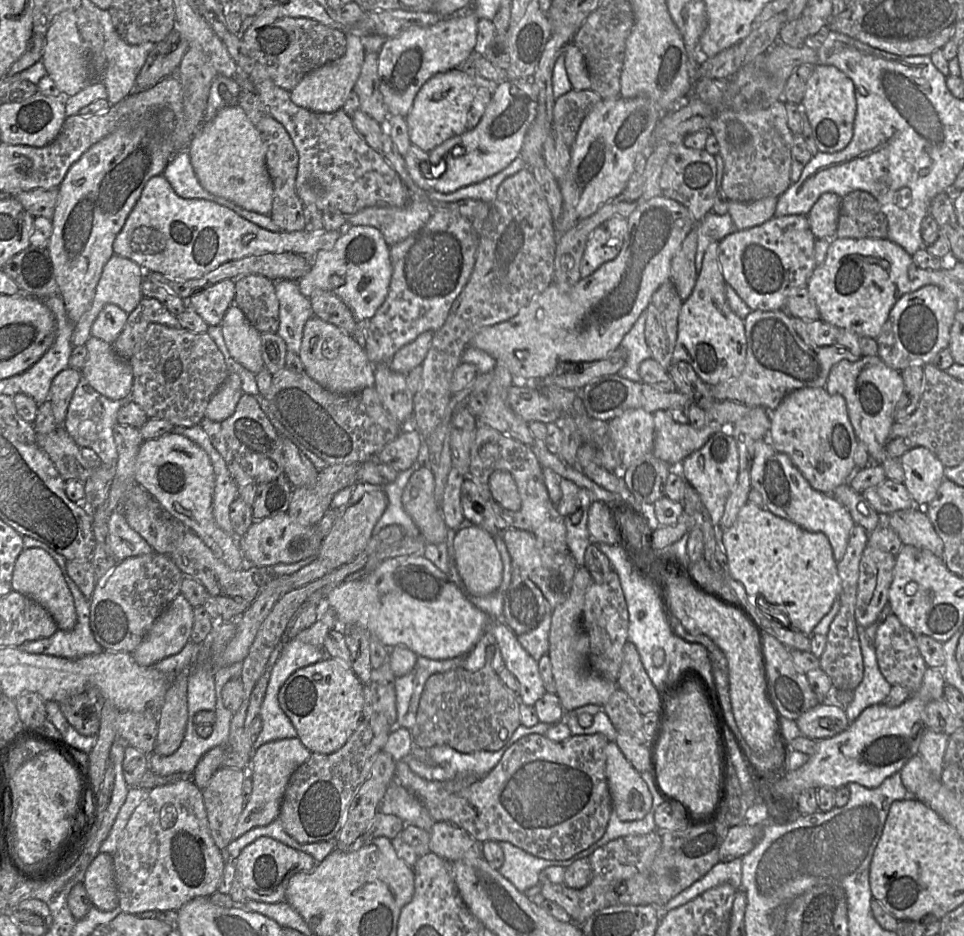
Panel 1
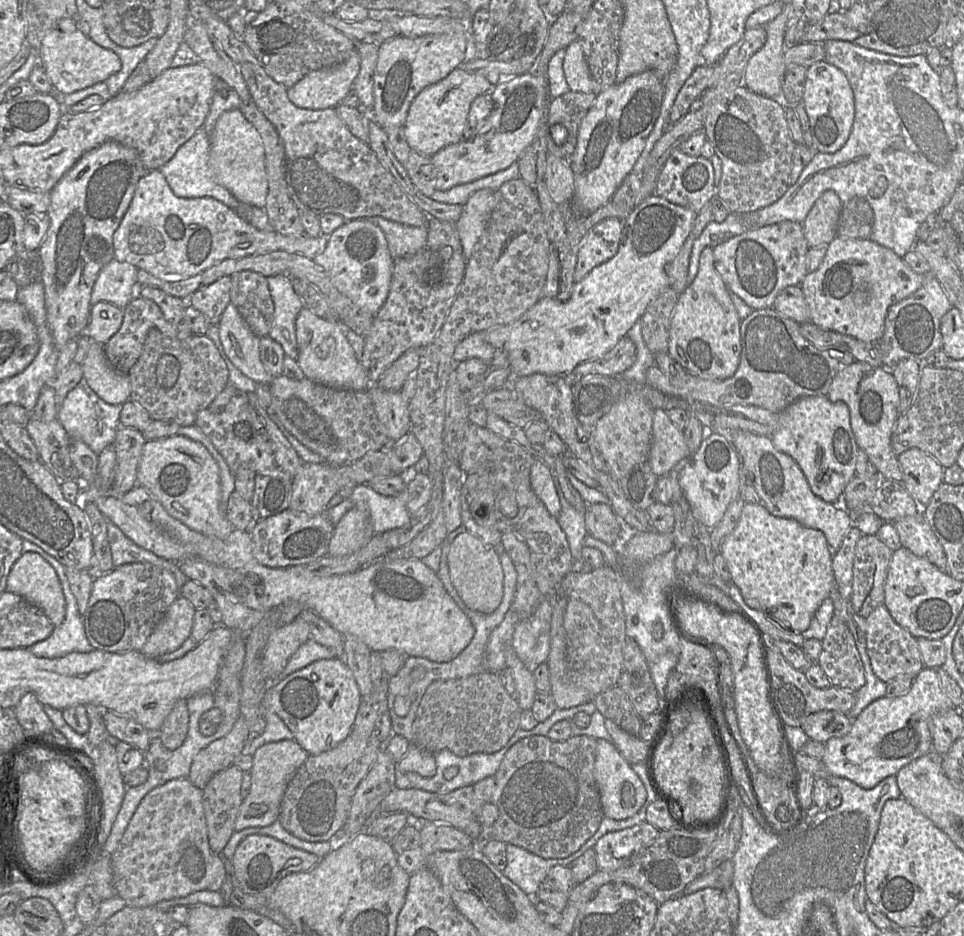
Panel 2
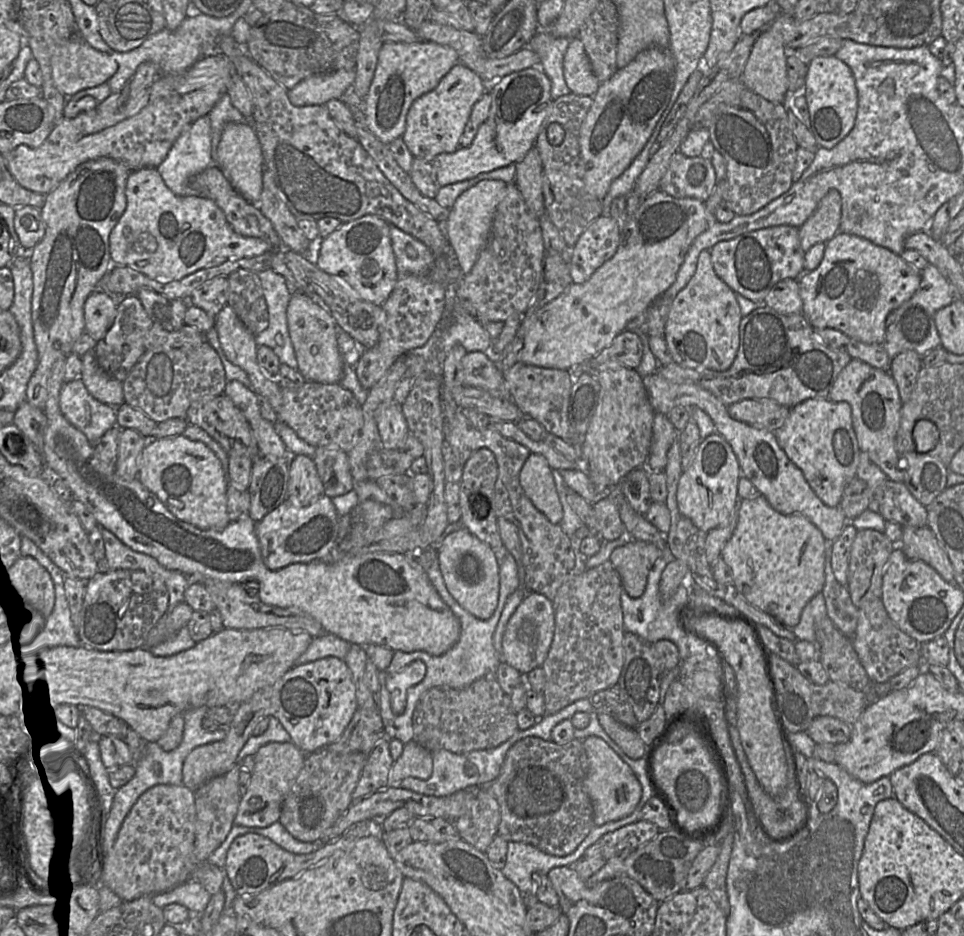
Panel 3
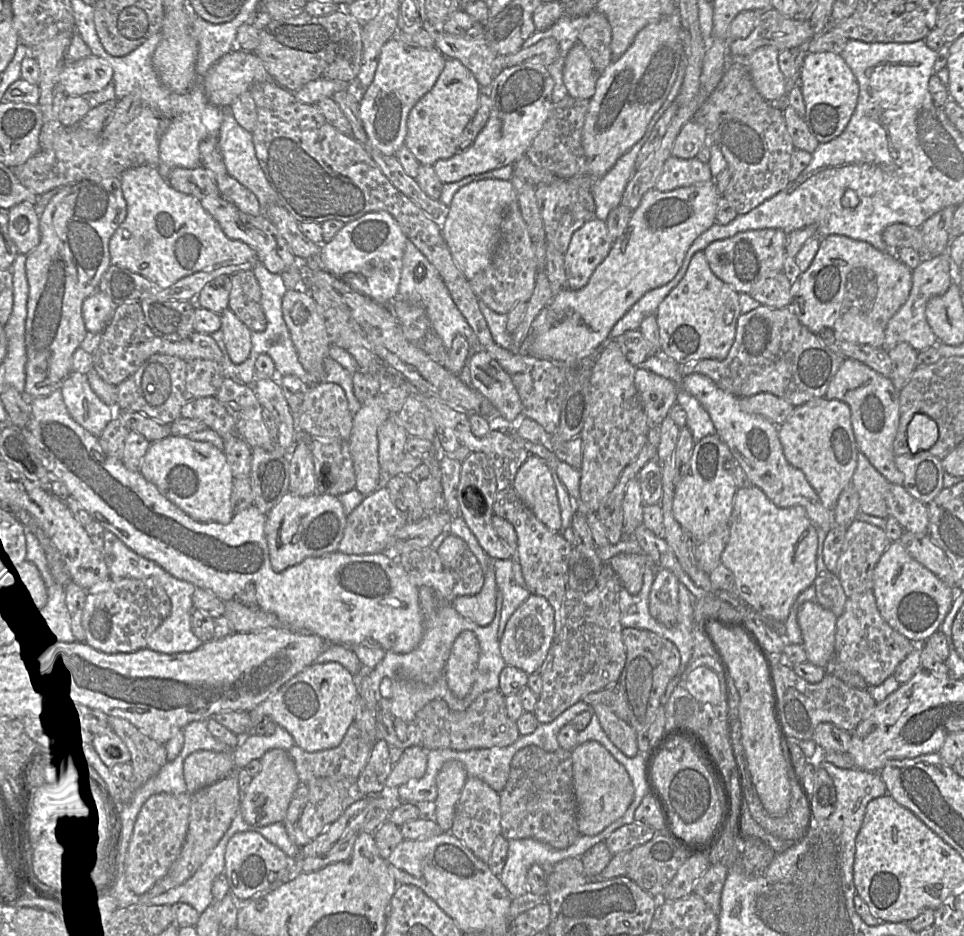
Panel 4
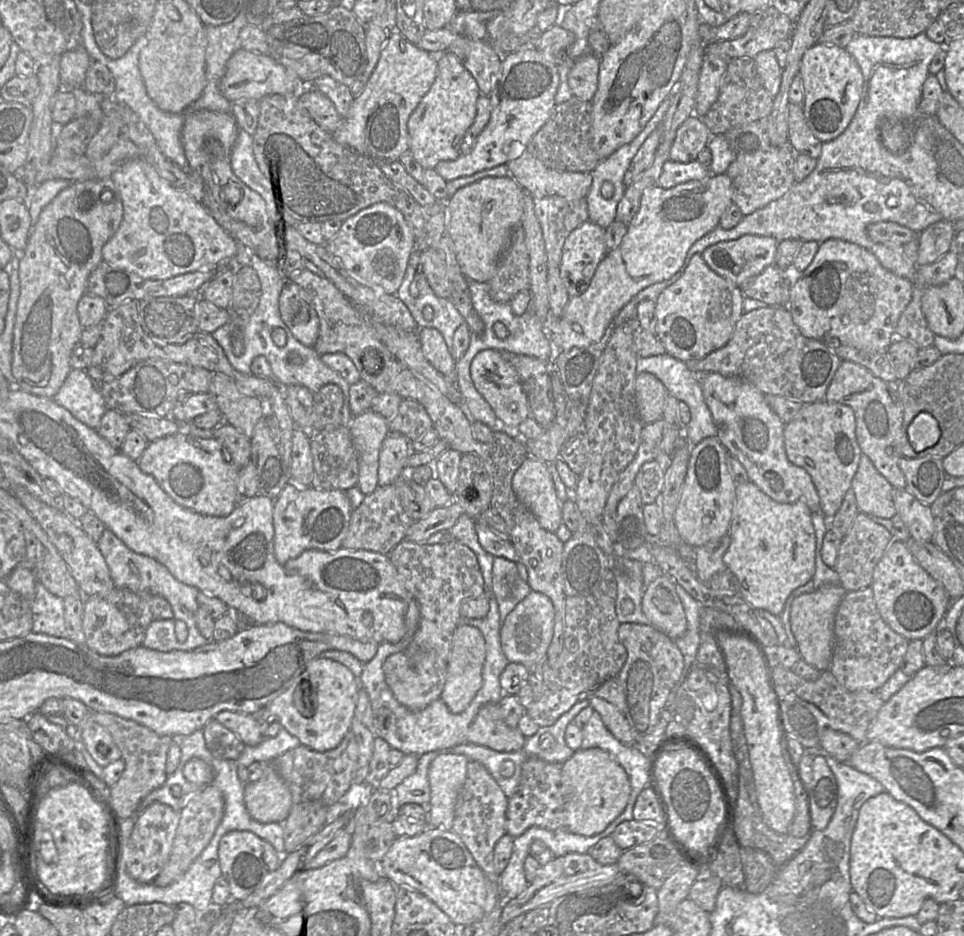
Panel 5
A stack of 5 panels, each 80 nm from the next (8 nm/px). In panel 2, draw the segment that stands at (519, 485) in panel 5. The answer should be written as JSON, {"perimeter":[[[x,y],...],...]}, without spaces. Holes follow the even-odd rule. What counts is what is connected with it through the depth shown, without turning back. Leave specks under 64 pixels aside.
{"perimeter":[[[535,459],[531,466],[530,484],[549,513],[557,518],[561,511],[560,499],[554,485],[550,468],[539,459]]]}

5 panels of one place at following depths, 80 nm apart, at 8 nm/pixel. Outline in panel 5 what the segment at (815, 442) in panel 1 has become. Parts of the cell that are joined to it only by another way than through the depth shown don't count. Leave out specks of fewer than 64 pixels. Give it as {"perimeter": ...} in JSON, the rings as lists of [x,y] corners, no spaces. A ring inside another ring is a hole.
{"perimeter":[[[825,400],[804,404],[797,415],[785,424],[783,438],[788,460],[805,469],[810,475],[819,495],[821,512],[826,518],[833,518],[841,507],[846,492],[851,487],[862,454],[856,439],[854,411],[844,404]]]}

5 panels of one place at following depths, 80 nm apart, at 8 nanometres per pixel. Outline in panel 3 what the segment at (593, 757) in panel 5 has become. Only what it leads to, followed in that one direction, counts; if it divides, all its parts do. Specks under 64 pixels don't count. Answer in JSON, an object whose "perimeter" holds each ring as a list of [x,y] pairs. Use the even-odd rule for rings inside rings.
{"perimeter":[[[590,736],[583,740],[588,758],[588,771],[584,779],[584,791],[593,806],[595,826],[616,821],[630,815],[641,799],[642,788],[630,767],[601,738]]]}

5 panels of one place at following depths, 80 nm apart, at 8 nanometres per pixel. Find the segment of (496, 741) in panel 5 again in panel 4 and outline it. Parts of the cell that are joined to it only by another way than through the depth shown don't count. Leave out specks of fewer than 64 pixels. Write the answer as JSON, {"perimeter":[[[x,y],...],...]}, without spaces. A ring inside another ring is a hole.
{"perimeter":[[[499,689],[482,693],[463,711],[450,709],[442,699],[432,700],[416,713],[414,723],[421,733],[422,748],[426,751],[436,749],[466,751],[507,747],[520,736],[516,722],[507,715],[505,696]]]}

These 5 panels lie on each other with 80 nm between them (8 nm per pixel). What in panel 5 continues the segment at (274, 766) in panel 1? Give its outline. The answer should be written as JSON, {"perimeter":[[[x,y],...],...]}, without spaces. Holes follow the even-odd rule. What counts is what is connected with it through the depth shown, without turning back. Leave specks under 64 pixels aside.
{"perimeter":[[[266,763],[259,780],[245,786],[244,803],[255,820],[261,823],[283,824],[293,805],[288,786],[271,763]]]}

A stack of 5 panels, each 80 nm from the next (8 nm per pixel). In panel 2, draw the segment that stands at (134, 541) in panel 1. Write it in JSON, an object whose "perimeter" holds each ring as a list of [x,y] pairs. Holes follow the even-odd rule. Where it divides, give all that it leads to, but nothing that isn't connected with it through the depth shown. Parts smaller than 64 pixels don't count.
{"perimeter":[[[107,520],[107,538],[114,567],[129,563],[150,563],[162,567],[173,573],[179,589],[188,580],[187,576],[181,571],[179,562],[158,557],[153,552],[135,544],[119,527],[109,520]]]}

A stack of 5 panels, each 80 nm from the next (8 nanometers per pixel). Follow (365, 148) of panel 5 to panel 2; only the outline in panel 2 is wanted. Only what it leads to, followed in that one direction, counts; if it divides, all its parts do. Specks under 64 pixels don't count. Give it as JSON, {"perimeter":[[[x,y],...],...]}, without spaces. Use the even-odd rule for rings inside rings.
{"perimeter":[[[468,33],[396,36],[379,44],[374,73],[371,119],[384,130],[404,126],[408,109],[416,95],[429,85],[445,78],[467,59]]]}

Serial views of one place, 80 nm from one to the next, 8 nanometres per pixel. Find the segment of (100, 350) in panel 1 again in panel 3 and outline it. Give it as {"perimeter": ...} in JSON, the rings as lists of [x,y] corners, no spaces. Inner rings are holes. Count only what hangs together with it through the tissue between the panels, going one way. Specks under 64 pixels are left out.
{"perimeter":[[[88,351],[82,357],[81,380],[89,393],[98,401],[111,407],[120,407],[124,403],[123,383],[108,376],[98,365],[94,351]]]}

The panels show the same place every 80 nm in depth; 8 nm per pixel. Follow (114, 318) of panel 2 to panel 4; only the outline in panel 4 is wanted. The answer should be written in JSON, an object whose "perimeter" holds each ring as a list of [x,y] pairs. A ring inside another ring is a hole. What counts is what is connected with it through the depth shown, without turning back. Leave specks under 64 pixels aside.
{"perimeter":[[[98,290],[87,297],[82,303],[82,317],[87,332],[101,334],[115,307],[109,297]]]}

